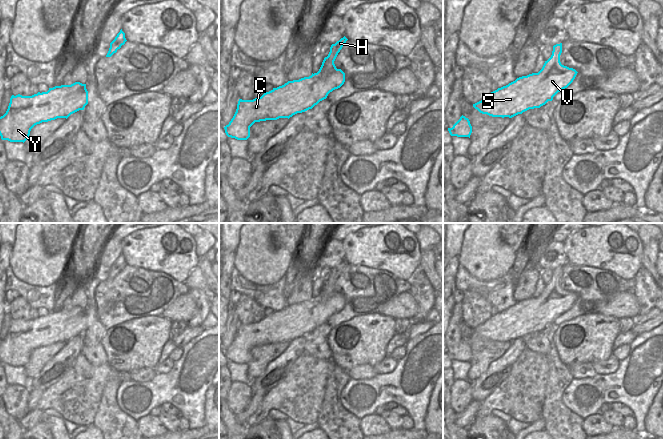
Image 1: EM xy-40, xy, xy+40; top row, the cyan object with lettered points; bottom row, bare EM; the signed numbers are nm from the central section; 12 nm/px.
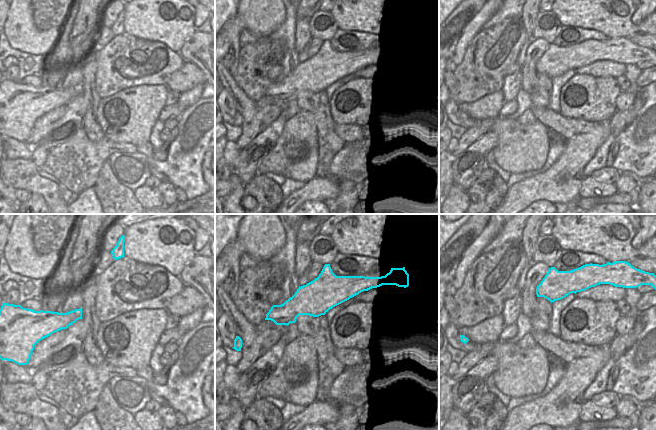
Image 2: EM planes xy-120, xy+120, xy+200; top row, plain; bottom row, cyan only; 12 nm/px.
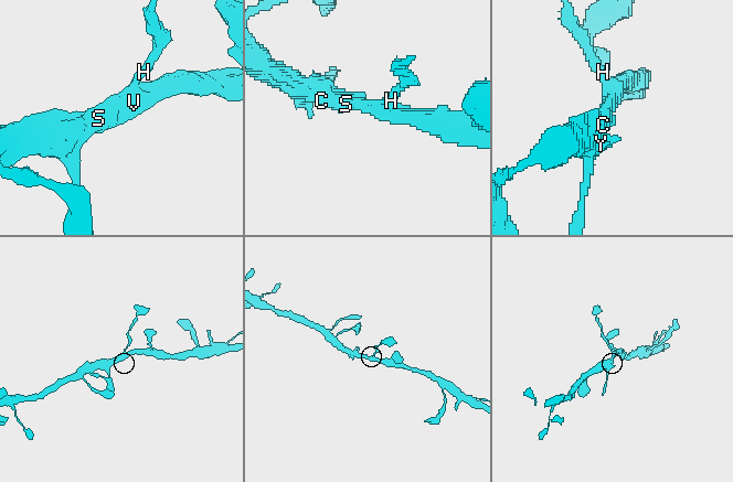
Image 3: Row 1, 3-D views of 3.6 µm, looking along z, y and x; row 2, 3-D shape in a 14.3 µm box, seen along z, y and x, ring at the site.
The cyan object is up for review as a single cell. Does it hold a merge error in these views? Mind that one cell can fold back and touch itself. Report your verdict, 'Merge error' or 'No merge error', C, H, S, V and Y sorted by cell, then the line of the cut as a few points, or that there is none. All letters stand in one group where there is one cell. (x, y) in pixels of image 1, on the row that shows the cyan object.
No merge error. Groups: C H S V Y. No split.

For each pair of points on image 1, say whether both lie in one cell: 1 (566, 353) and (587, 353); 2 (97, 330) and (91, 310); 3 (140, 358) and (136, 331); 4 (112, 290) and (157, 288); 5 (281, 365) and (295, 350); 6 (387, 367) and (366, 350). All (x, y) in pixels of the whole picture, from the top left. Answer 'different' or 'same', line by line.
1: same
2: same
3: same
4: same
5: same
6: different

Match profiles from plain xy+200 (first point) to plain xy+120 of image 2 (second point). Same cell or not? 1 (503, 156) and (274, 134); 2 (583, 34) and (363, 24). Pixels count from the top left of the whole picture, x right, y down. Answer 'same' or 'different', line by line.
1: different
2: different

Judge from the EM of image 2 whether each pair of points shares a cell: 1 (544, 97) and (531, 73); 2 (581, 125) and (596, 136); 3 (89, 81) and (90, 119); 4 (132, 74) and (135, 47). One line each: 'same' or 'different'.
1: different
2: different
3: same
4: same

